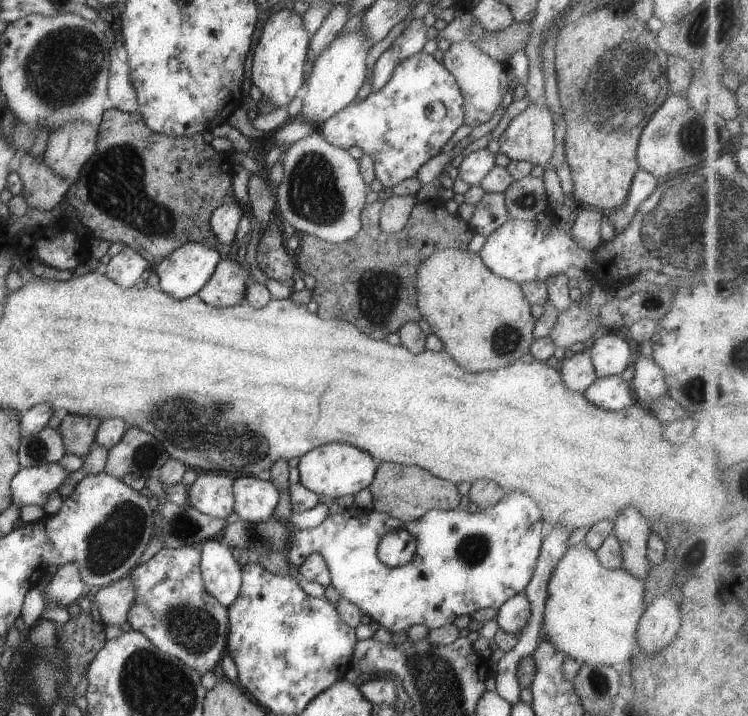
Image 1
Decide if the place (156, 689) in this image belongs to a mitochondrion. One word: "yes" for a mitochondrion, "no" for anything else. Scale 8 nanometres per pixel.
yes

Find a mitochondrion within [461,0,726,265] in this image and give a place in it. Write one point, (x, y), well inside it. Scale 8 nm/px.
(630, 85)

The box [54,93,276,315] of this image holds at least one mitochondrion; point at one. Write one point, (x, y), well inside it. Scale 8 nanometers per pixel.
(102, 159)

